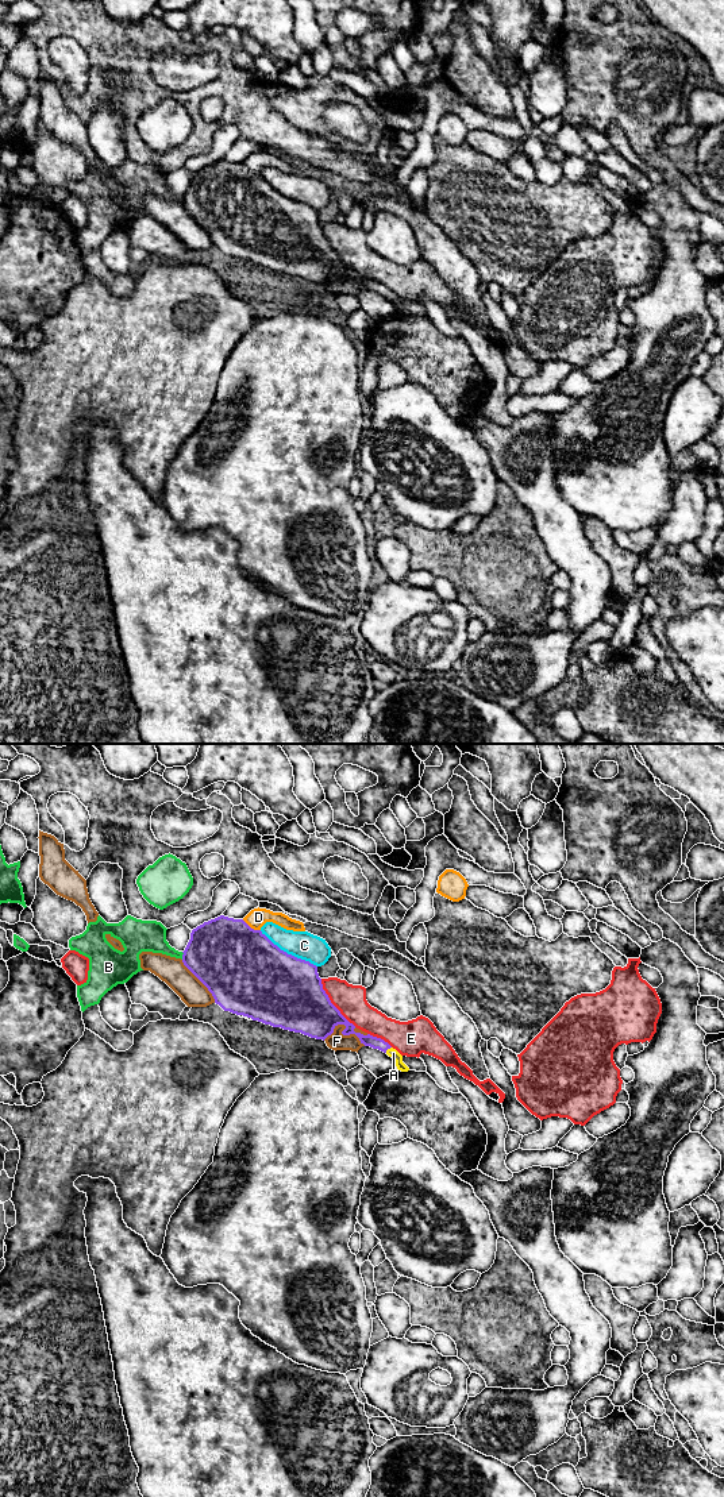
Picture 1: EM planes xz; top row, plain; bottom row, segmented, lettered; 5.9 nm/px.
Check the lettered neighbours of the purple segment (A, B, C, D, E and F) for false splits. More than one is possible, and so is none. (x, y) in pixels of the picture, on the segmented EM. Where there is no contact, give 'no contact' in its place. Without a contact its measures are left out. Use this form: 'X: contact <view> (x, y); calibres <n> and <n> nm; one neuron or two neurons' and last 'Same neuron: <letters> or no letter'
A: contact xz (388, 1048); calibres 70 and 60 nm; one neuron
B: contact xz (183, 956); calibres 440 and 190 nm; two neurons
C: contact xz (287, 953); calibres 480 and 160 nm; two neurons
D: contact xz (250, 928); calibres 480 and 110 nm; two neurons
E: contact xz (331, 1003); calibres 400 and 180 nm; two neurons
F: contact xz (343, 1030); calibres 280 and 110 nm; two neurons
Same neuron: A

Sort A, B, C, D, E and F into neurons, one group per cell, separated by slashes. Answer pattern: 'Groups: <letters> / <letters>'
Groups: A / B / C / D / E / F

